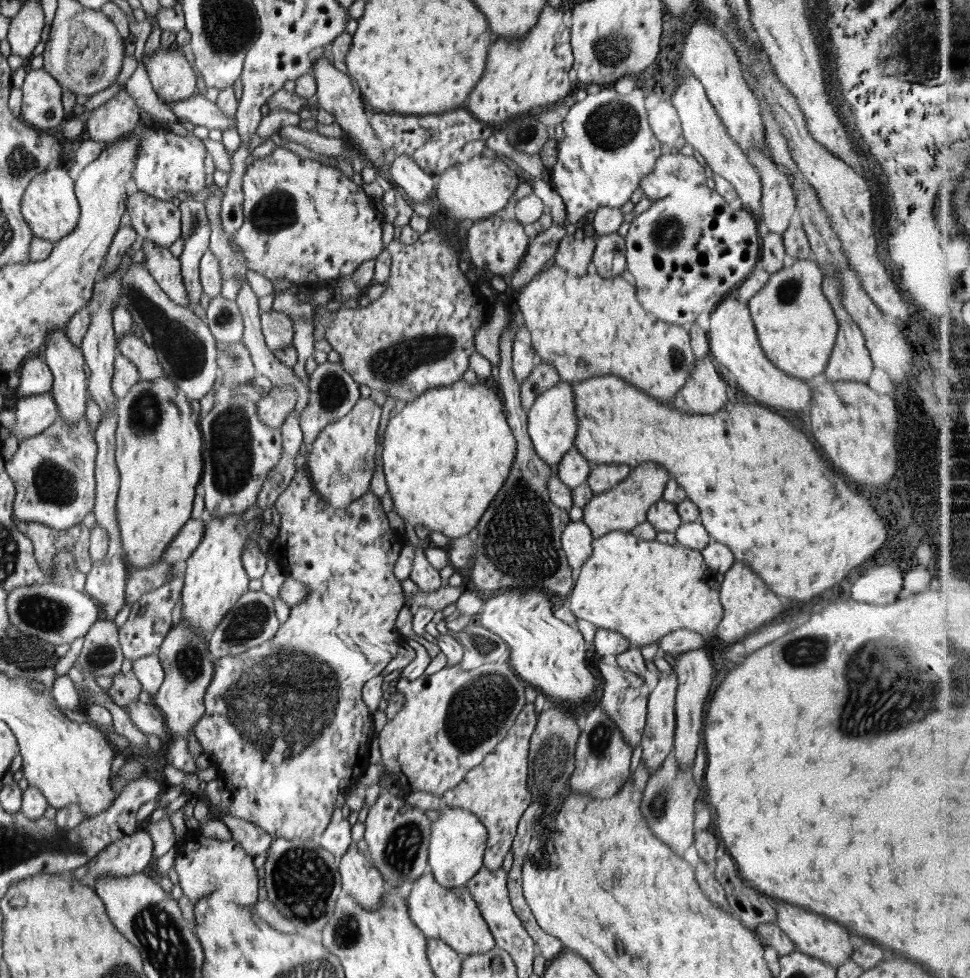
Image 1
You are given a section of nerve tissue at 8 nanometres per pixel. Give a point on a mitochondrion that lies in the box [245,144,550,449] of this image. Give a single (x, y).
(391, 364)

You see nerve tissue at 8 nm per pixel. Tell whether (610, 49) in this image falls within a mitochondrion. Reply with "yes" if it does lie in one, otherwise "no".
yes

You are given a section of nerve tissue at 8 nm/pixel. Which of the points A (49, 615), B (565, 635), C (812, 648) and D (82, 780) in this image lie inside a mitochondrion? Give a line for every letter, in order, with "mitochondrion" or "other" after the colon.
A: mitochondrion
B: other
C: mitochondrion
D: other

